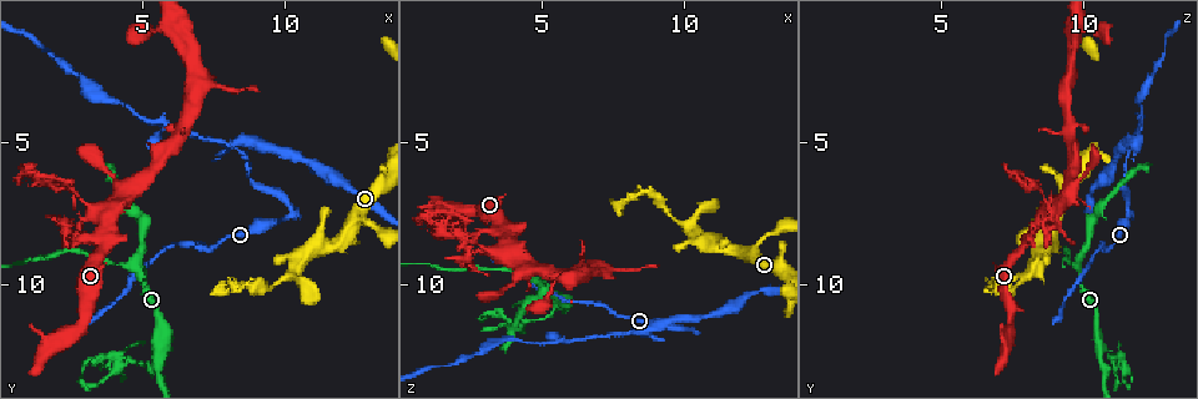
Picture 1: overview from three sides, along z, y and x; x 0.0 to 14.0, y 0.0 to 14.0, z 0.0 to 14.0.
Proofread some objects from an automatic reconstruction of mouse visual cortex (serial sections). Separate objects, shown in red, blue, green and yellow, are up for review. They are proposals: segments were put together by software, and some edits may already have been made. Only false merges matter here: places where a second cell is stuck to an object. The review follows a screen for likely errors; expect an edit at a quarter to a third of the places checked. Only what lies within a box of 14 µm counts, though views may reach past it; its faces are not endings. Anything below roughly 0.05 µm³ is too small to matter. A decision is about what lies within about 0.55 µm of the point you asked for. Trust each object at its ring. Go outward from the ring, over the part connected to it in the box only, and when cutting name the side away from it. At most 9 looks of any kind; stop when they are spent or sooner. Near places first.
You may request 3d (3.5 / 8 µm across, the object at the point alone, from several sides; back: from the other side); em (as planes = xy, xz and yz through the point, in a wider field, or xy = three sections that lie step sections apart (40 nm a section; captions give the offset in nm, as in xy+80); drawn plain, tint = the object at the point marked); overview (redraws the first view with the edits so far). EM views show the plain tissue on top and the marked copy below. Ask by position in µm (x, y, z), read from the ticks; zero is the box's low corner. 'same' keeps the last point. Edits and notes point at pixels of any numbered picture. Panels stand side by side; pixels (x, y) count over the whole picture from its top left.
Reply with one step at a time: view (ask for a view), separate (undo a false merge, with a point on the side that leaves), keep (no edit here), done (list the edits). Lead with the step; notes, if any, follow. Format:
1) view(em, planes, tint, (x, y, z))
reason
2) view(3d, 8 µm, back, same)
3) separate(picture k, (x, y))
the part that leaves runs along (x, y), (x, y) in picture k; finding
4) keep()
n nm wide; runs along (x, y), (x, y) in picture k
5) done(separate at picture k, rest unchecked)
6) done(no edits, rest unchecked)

view(3d, 3.5 µm, (8.7, 10.1, 6.8))
thick turns thin

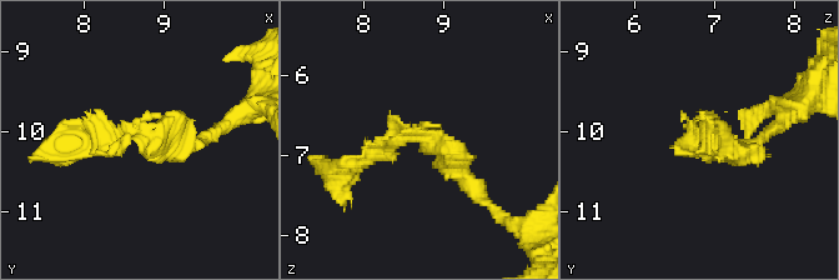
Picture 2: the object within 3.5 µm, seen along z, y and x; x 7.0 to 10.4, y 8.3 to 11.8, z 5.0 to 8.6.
view(em, xy, step 2, tint, (8.60, 10.05, 6.80))

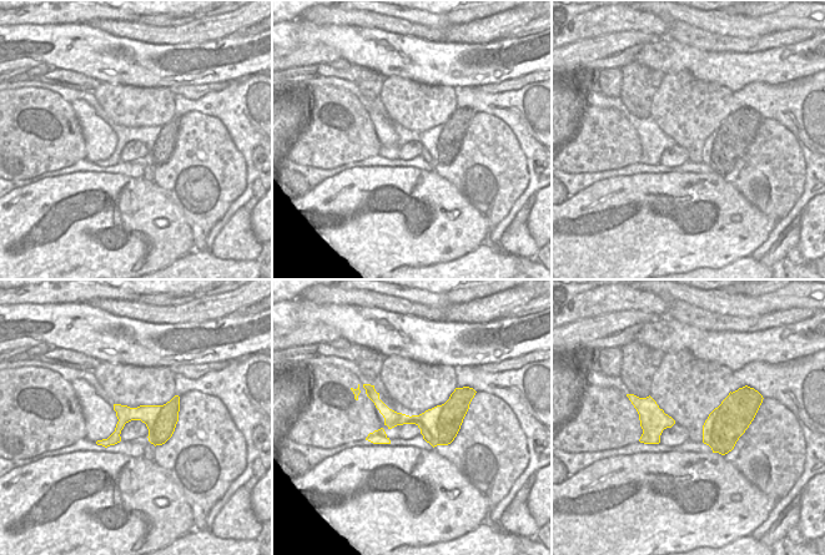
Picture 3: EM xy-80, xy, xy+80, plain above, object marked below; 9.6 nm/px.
view(em, xy, step 3, tint, same)
another direction

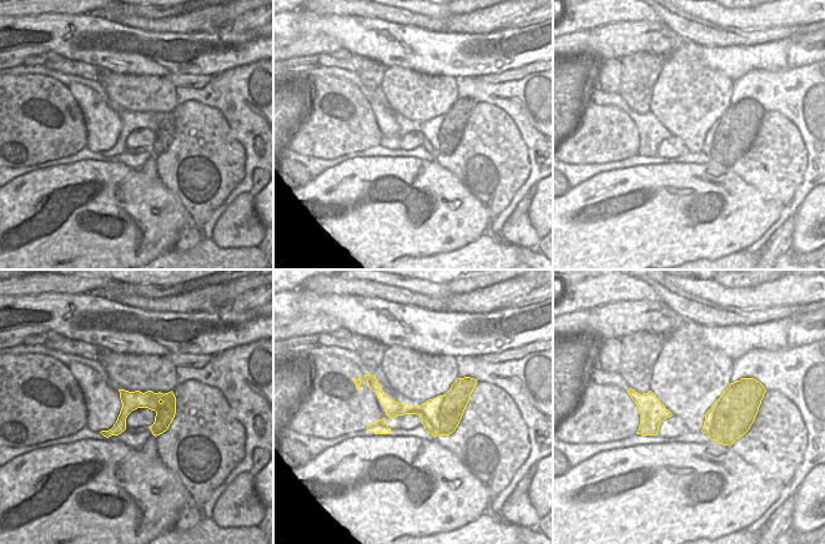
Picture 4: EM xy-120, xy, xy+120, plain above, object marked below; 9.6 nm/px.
separate(picture 2, (84, 139))
the part that leaves runs along (132, 136), (33, 159) in picture 2; two cells meet here

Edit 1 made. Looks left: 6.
view(overview)
see it whole again

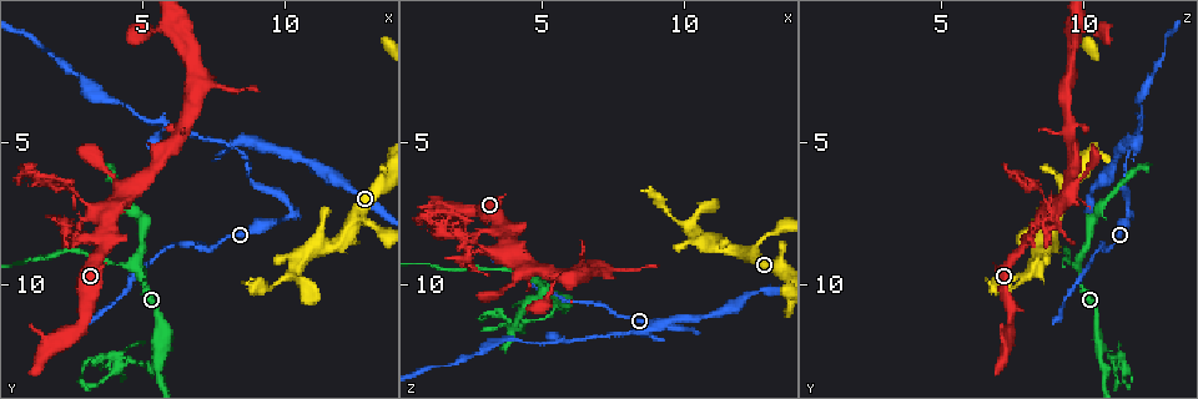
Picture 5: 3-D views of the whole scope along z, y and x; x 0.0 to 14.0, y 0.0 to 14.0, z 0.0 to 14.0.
view(3d, 3.5 µm, (4.7, 12.8, 11.3))
narrows sharply

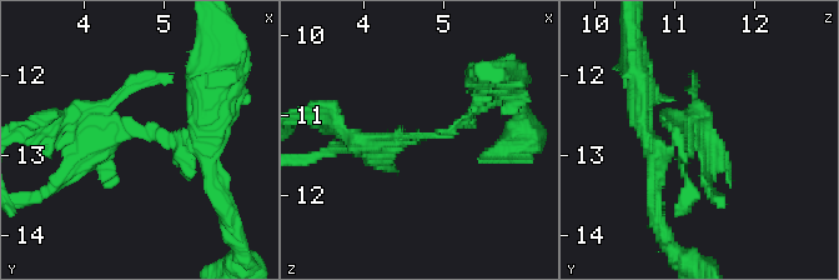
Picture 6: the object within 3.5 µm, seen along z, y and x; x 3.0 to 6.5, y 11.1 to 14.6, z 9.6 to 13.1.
keep()
runs along (482, 95), (452, 130), (356, 140) in picture 6; continuous, no second cell

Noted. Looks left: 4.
view(3d, 3.5 µm, (4.8, 9.4, 9.8))
three-way junction

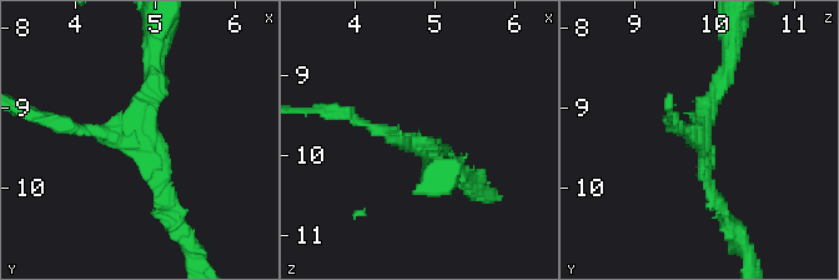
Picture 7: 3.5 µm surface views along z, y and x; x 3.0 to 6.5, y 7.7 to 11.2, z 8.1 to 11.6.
view(em, xy, step 1, tint, (4.85, 9.45, 9.85))
3 arms; arms of 150, 150, 250 nm

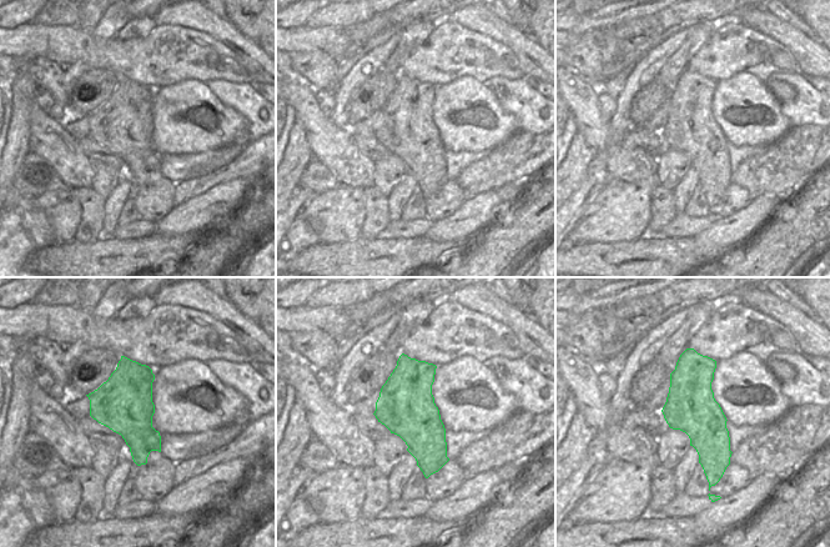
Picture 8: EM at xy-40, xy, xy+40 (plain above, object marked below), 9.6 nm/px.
keep()
550 nm wide; runs along (176, 215), (137, 134), (152, 73) in picture 7; continuous, no second cell

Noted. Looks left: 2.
done(separate at picture 2, rest unchecked)

